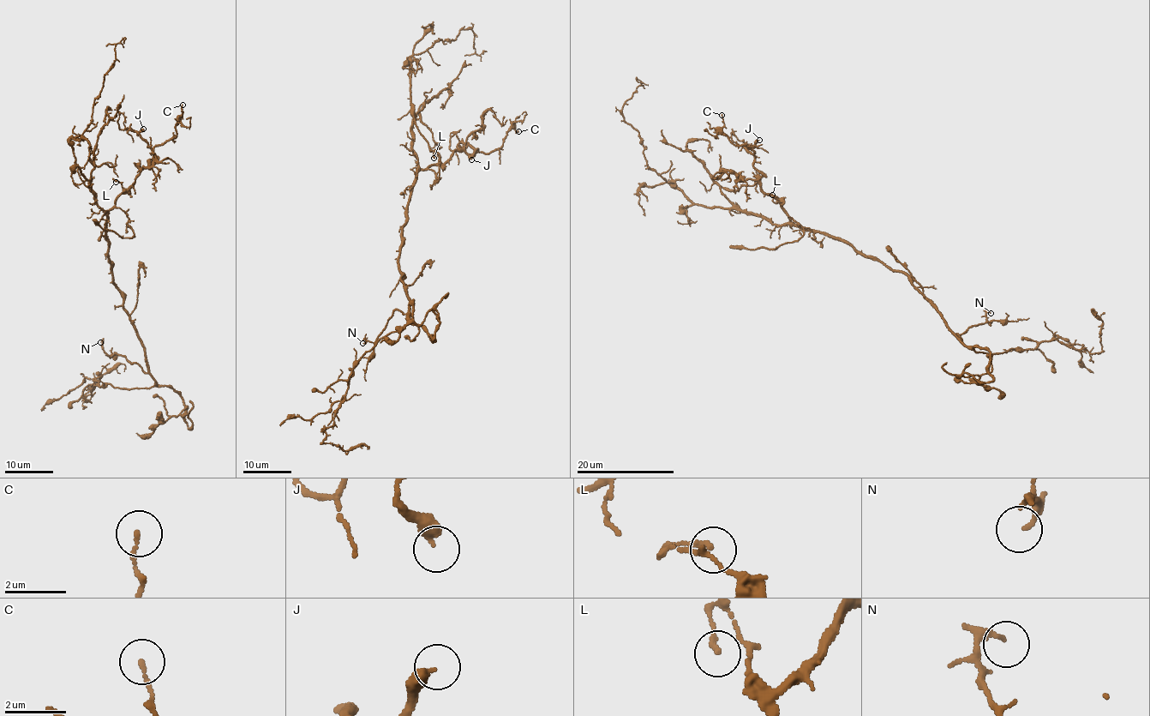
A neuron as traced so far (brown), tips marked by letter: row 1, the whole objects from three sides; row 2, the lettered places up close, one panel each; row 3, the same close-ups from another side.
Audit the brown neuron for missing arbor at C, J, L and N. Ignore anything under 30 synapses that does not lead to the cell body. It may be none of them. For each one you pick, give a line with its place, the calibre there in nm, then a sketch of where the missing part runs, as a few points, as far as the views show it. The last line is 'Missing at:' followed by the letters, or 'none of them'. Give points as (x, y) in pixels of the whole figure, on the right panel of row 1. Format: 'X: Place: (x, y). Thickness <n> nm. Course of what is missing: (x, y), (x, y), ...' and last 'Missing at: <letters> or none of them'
Missing at: none of them

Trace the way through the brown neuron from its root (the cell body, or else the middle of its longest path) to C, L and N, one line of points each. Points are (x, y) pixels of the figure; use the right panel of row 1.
C: (877, 261), (839, 239), (799, 229), (763, 191), (755, 153), (730, 141), (721, 115)
L: (877, 261), (865, 258), (839, 239), (799, 229), (777, 201), (765, 195), (772, 195)
N: (877, 261), (907, 277), (961, 339), (957, 333), (970, 327), (988, 321), (991, 325), (986, 319), (991, 313)

